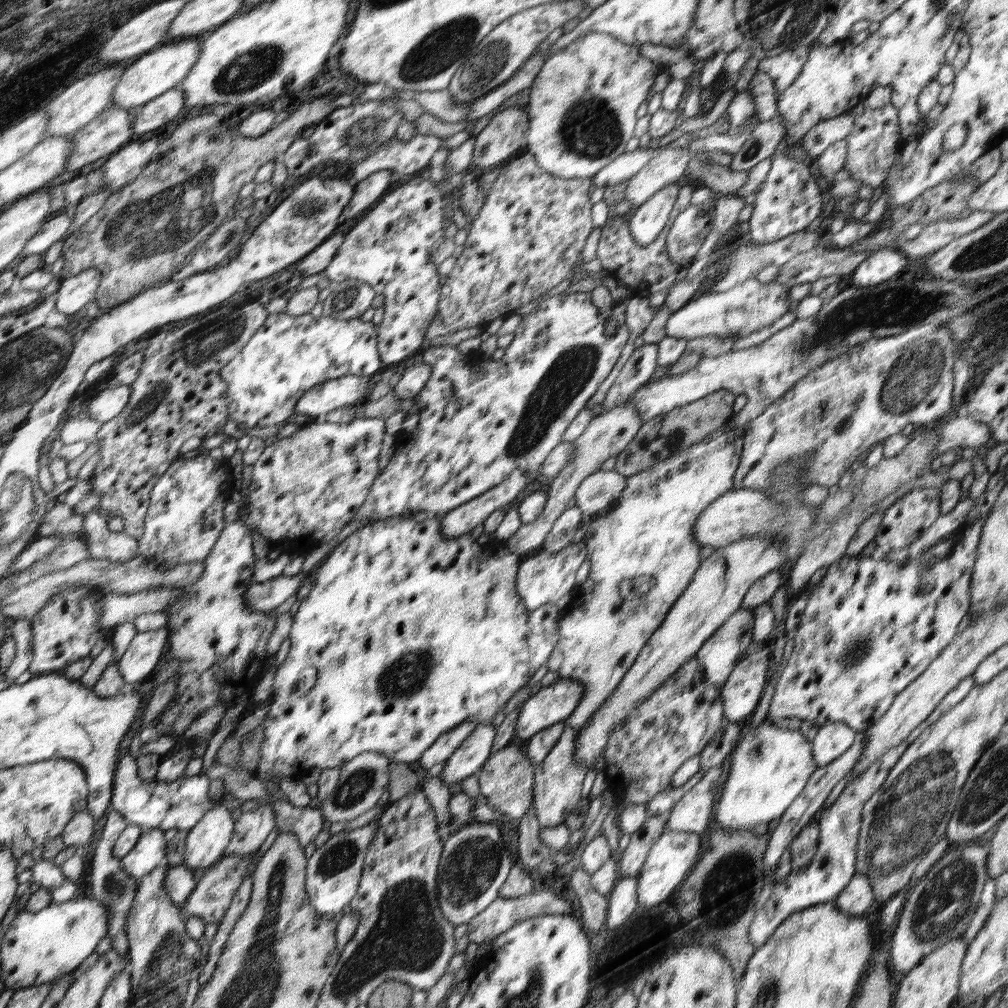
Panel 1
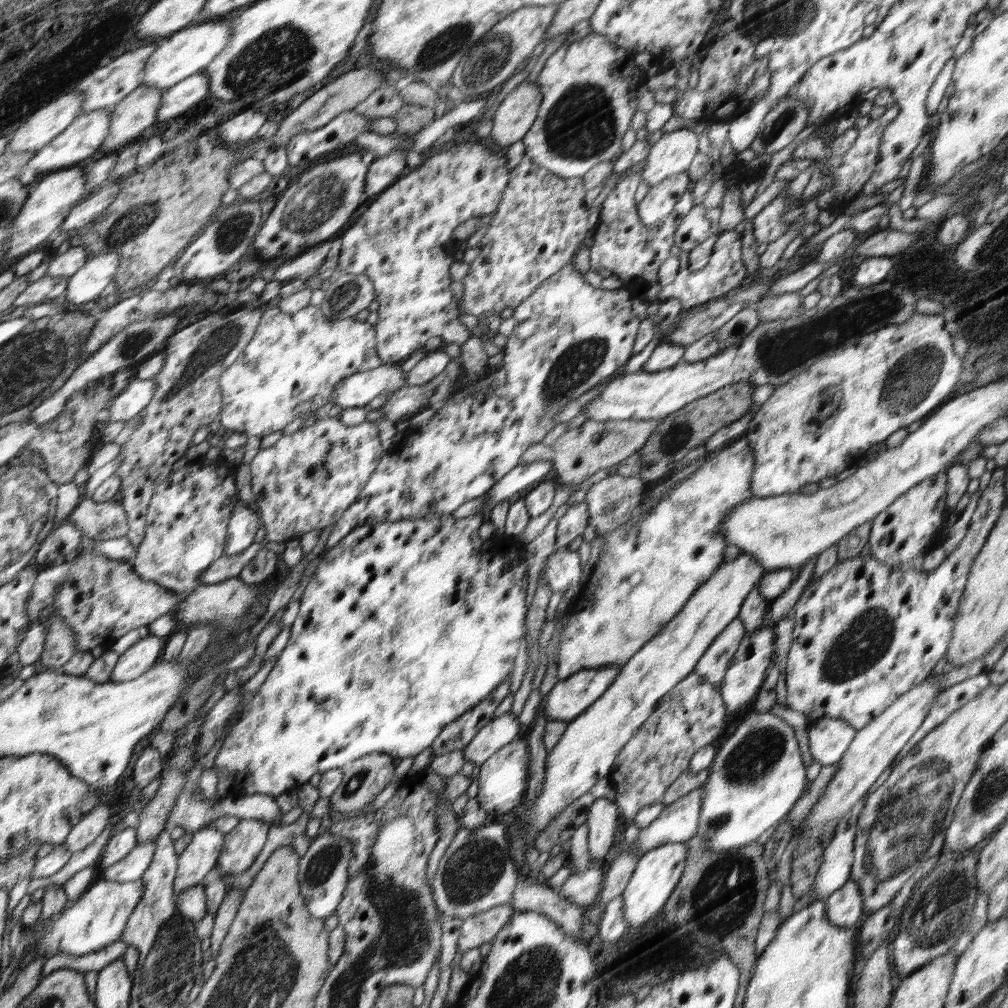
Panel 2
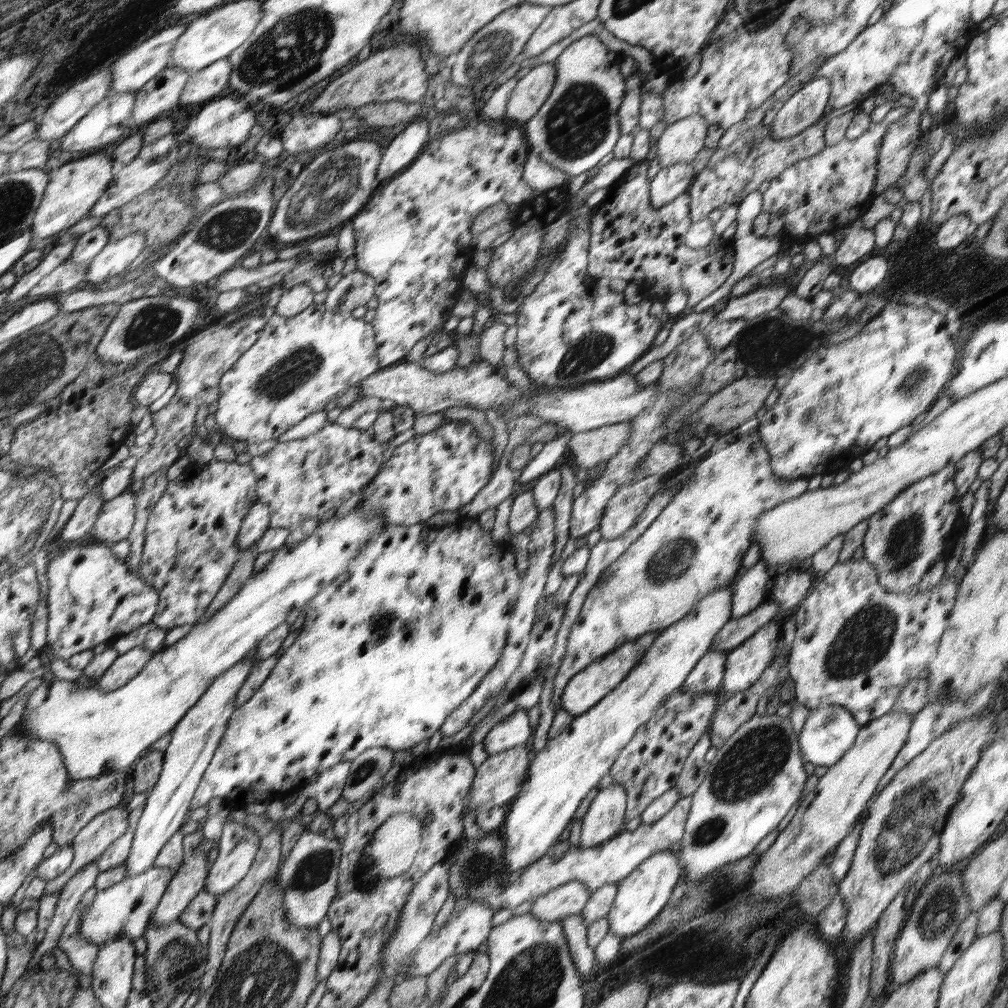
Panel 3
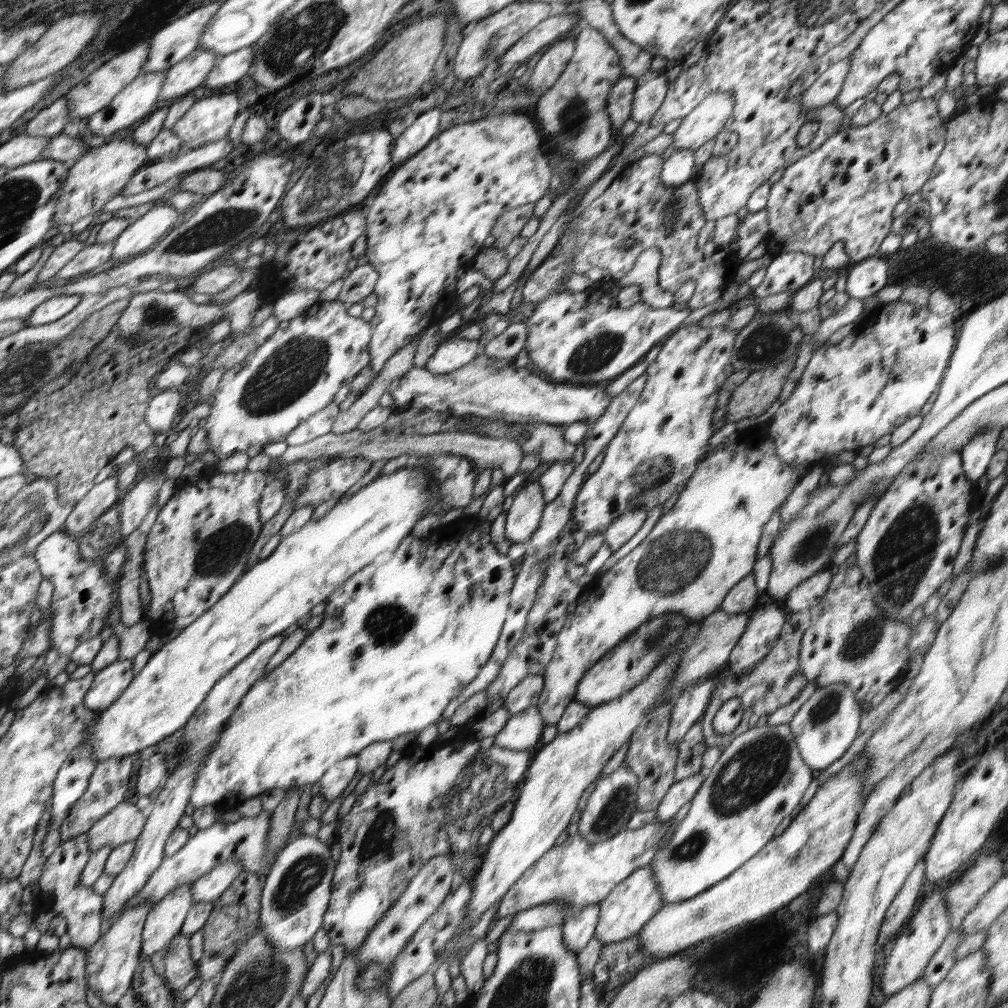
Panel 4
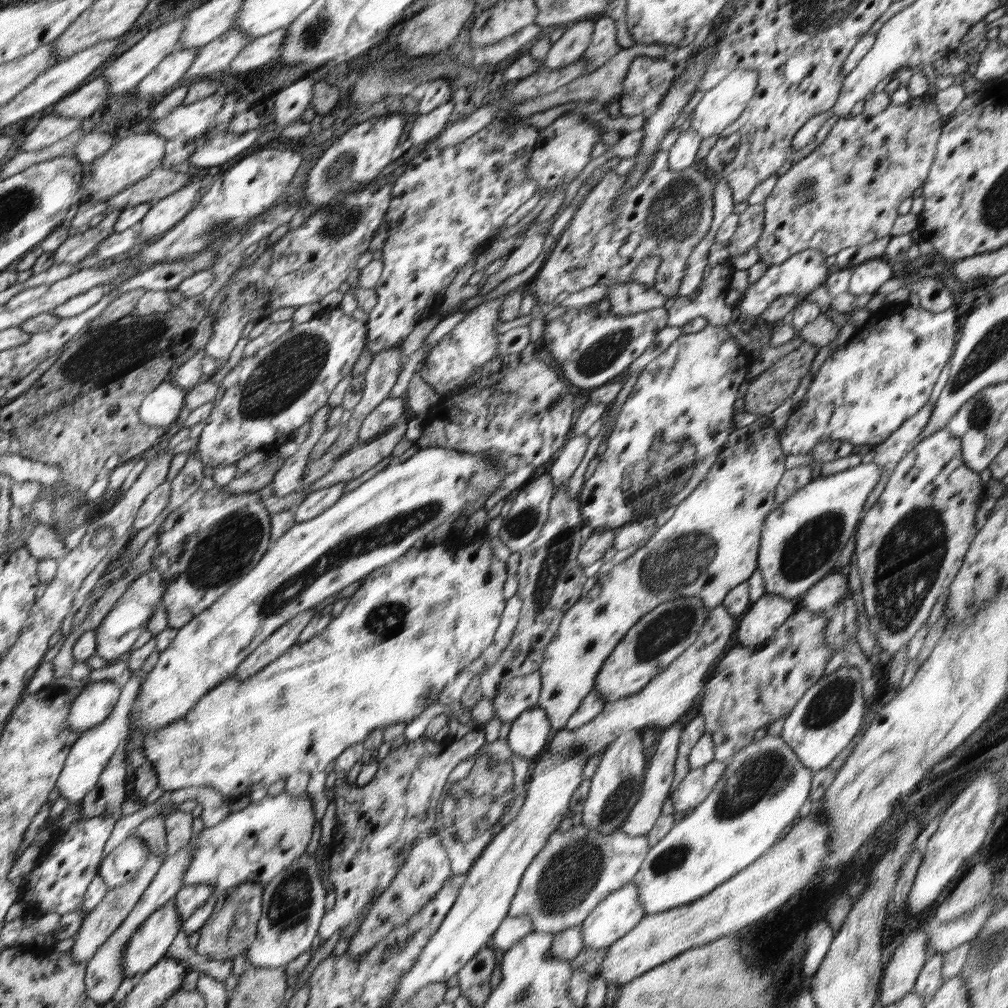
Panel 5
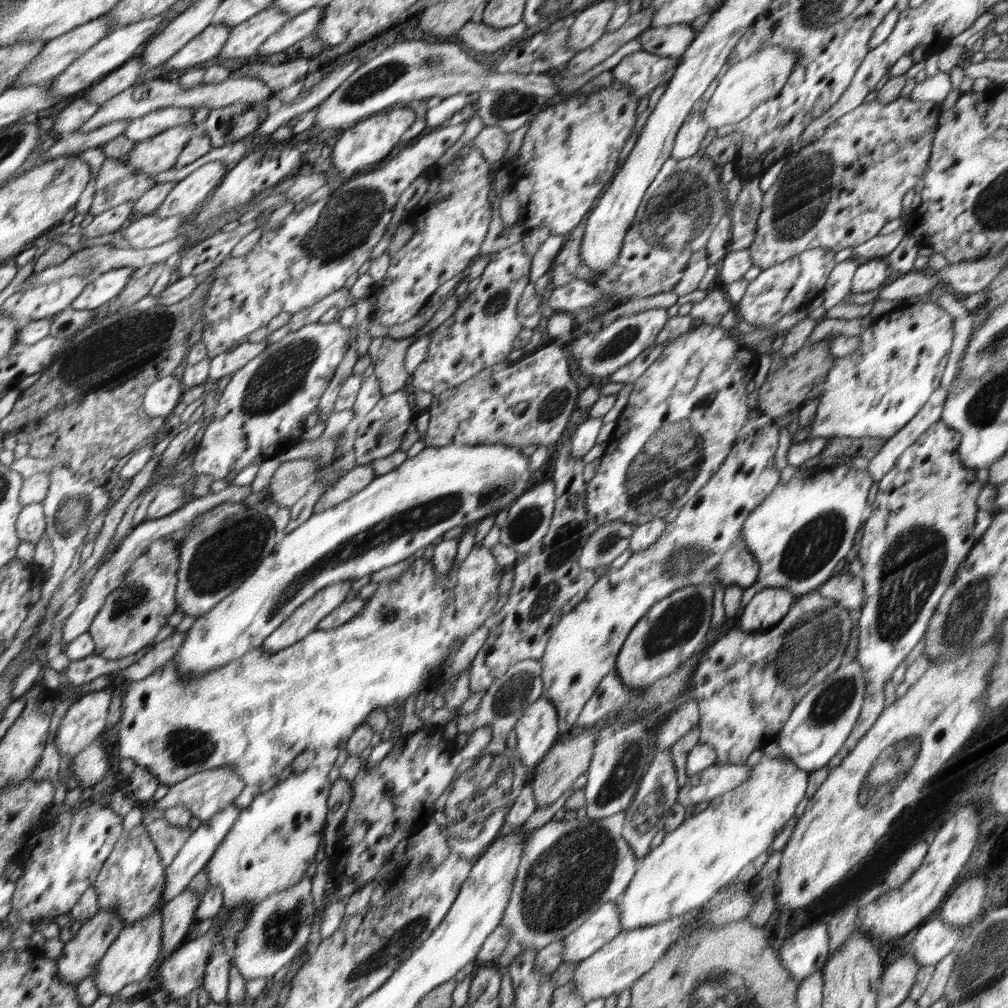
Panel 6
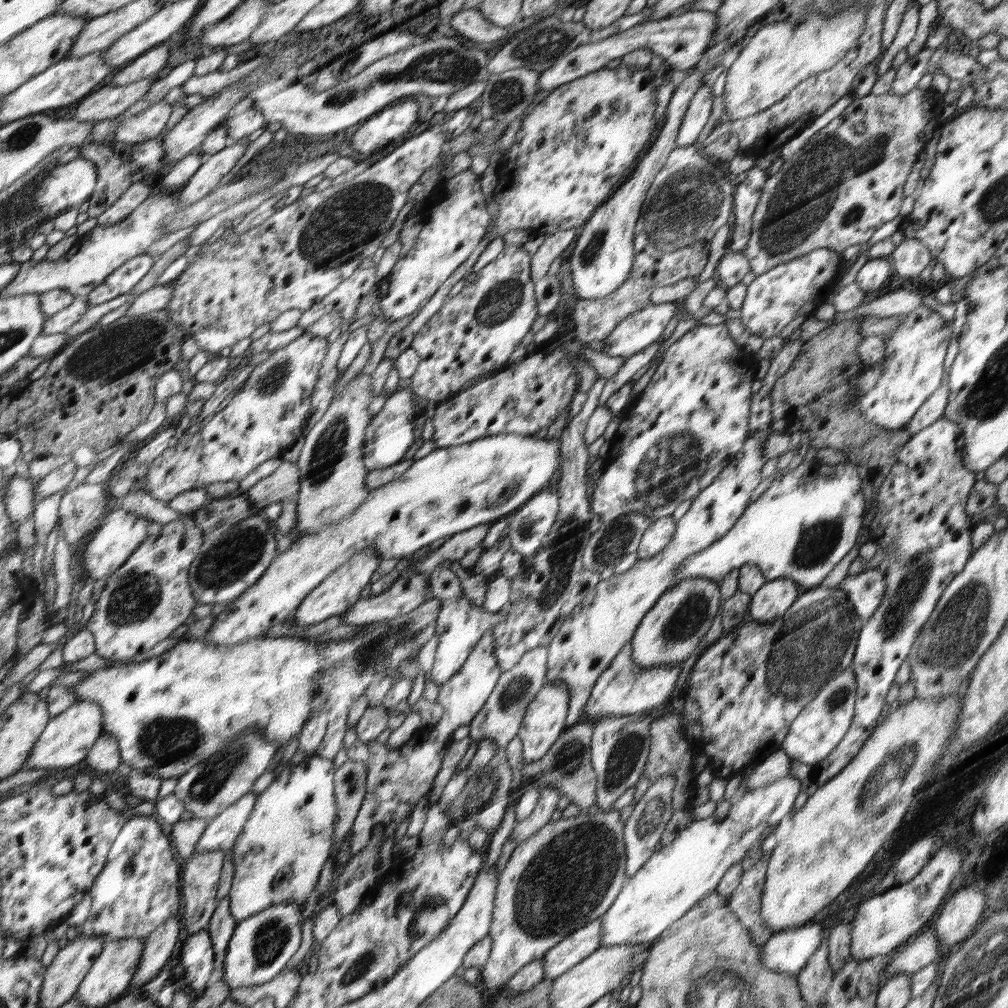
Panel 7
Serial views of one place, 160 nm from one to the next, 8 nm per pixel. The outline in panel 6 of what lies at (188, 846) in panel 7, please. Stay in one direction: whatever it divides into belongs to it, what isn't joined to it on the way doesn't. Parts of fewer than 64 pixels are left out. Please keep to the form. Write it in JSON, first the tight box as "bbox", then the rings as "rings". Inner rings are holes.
{"bbox":[145,818,191,864],"rings":[[[163,818],[155,819],[145,829],[149,831],[149,837],[157,845],[157,853],[166,864],[174,860],[185,840],[191,835],[189,827],[172,826]]]}

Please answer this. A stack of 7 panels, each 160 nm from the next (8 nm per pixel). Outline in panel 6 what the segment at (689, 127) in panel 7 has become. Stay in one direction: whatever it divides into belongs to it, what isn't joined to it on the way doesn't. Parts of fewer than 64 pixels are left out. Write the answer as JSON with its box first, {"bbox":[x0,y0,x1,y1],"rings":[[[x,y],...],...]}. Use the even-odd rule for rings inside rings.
{"bbox":[671,112,709,160],"rings":[[[700,112],[688,116],[688,119],[678,130],[671,150],[672,158],[682,160],[702,154],[701,142],[705,139],[706,132],[709,130],[708,125],[704,122],[704,117],[705,114],[700,114]]]}

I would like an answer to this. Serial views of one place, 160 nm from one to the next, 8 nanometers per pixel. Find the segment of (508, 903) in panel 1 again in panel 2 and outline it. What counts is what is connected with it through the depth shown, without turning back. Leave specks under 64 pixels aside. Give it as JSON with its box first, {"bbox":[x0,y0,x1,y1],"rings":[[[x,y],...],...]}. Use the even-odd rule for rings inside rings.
{"bbox":[457,904,515,952],"rings":[[[503,904],[465,918],[461,924],[457,948],[465,952],[491,942],[515,912],[511,904]]]}

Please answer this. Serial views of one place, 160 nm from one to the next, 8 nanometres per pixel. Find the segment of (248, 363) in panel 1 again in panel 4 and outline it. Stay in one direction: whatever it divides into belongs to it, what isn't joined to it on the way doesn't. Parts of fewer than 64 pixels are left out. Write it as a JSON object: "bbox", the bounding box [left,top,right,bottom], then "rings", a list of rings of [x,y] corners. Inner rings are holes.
{"bbox":[205,301,373,463],"rings":[[[318,301],[308,310],[305,310],[300,316],[289,320],[286,328],[281,328],[264,342],[262,346],[259,346],[254,352],[247,354],[246,358],[239,364],[236,364],[232,369],[227,370],[221,378],[220,384],[218,384],[214,395],[214,402],[211,404],[210,415],[207,417],[207,423],[205,428],[207,430],[207,441],[209,450],[212,450],[222,461],[225,463],[228,460],[228,456],[236,454],[236,452],[245,452],[246,448],[250,448],[252,444],[270,444],[273,442],[284,441],[286,436],[298,426],[304,420],[307,420],[320,412],[323,408],[326,408],[328,404],[332,404],[333,396],[344,385],[349,385],[356,375],[368,364],[370,364],[369,349],[372,339],[373,326],[372,323],[366,322],[362,317],[350,316],[348,314],[348,305],[338,301]]]}

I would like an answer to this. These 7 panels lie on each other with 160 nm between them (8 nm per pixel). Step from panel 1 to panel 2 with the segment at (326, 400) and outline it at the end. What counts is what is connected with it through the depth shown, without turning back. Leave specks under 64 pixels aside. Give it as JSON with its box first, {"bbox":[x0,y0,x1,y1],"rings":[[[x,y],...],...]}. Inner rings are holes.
{"bbox":[330,363,407,409],"rings":[[[401,363],[381,364],[378,368],[346,377],[334,387],[330,401],[343,409],[366,407],[377,396],[402,389],[407,385],[406,379]]]}

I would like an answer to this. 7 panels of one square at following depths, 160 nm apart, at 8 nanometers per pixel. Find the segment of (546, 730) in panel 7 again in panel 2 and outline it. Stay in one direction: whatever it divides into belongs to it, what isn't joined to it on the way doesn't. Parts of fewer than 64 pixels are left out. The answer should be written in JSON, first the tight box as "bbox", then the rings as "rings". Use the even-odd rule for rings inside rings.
{"bbox":[463,712,520,765],"rings":[[[511,712],[494,717],[483,726],[463,750],[463,760],[481,765],[512,740],[518,738],[520,721]]]}

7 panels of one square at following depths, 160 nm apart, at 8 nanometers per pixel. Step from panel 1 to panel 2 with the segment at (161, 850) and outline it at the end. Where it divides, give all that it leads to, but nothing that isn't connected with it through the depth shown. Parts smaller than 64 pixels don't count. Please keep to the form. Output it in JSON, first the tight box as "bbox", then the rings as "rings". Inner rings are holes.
{"bbox":[99,841,156,882],"rings":[[[154,841],[137,844],[136,848],[128,856],[118,861],[116,865],[101,870],[99,877],[116,882],[138,880],[143,877],[146,869],[150,866],[156,849]]]}

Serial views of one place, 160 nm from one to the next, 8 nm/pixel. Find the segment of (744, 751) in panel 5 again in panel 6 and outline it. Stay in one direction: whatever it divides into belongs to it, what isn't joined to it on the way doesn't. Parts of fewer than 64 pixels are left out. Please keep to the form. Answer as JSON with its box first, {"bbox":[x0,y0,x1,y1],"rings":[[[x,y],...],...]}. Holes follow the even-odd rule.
{"bbox":[617,754,809,932],"rings":[[[765,754],[756,765],[747,767],[749,775],[742,784],[701,806],[682,824],[667,832],[659,846],[641,858],[631,884],[617,901],[622,914],[622,932],[680,916],[708,902],[727,883],[738,880],[740,870],[767,850],[786,822],[794,816],[805,795],[809,772],[799,769],[789,758]]]}

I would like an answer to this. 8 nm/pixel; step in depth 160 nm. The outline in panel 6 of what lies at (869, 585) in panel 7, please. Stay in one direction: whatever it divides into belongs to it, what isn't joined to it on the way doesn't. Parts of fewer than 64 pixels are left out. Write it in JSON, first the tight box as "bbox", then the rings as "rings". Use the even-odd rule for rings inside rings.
{"bbox":[817,571,865,614],"rings":[[[847,571],[843,575],[830,577],[817,592],[844,609],[857,611],[857,614],[860,614],[865,603],[863,577]]]}

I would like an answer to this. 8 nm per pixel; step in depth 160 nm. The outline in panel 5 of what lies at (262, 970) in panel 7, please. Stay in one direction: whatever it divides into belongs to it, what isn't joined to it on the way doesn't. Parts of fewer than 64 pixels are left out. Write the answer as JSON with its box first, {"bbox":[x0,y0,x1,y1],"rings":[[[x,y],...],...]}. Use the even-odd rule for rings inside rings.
{"bbox":[246,853,326,968],"rings":[[[302,853],[284,872],[277,874],[270,884],[264,886],[261,900],[261,917],[257,924],[257,933],[246,948],[248,965],[276,968],[292,962],[316,940],[320,920],[324,920],[324,896],[326,890],[318,878],[316,853]]]}

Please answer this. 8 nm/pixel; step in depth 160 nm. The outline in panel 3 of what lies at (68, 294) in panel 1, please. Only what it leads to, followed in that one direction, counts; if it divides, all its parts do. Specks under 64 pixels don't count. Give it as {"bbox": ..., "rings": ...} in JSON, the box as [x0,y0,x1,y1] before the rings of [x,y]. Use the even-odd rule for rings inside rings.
{"bbox":[85,232,145,287],"rings":[[[134,232],[104,246],[92,258],[87,266],[85,282],[93,287],[111,281],[113,276],[123,272],[125,268],[142,252],[145,246],[145,232]]]}

